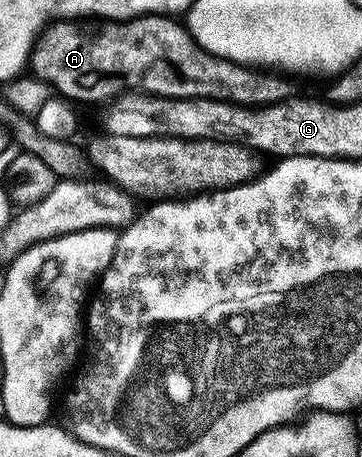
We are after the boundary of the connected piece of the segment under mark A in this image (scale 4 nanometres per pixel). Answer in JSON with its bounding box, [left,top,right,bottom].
[29,16,292,106]

